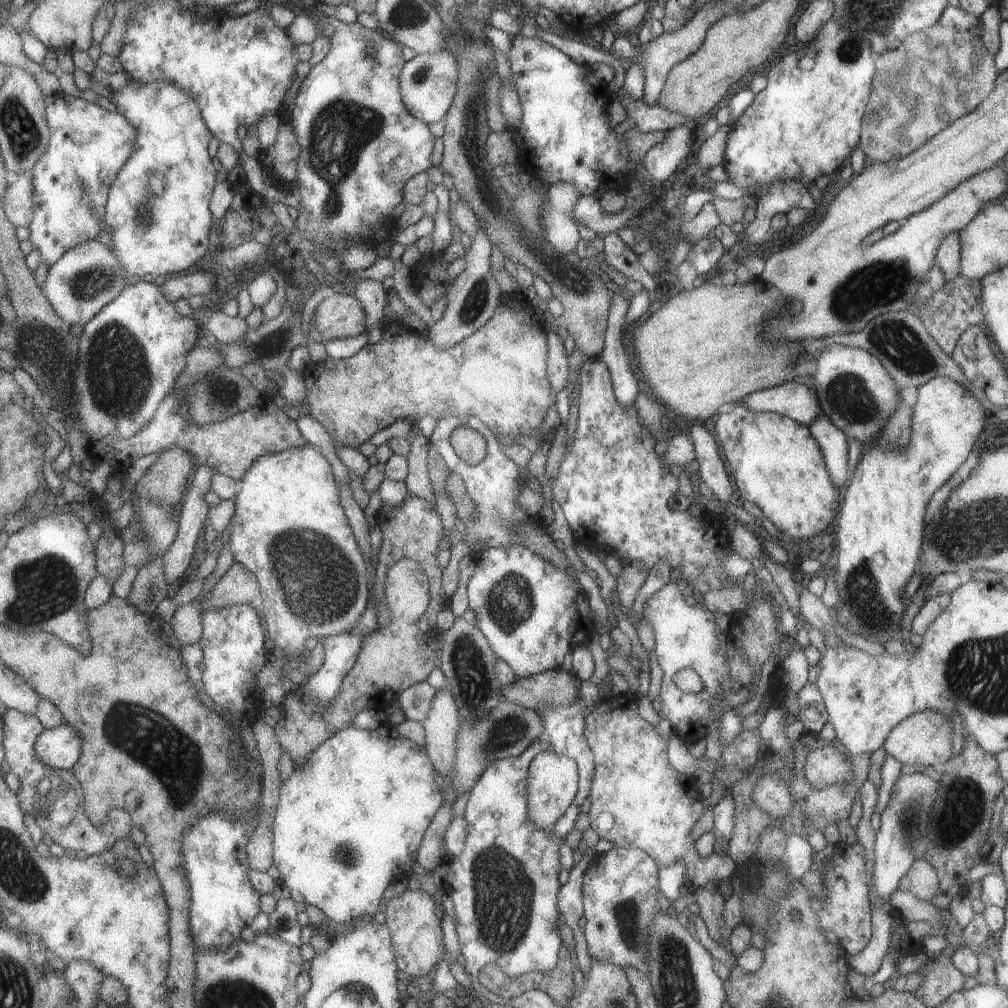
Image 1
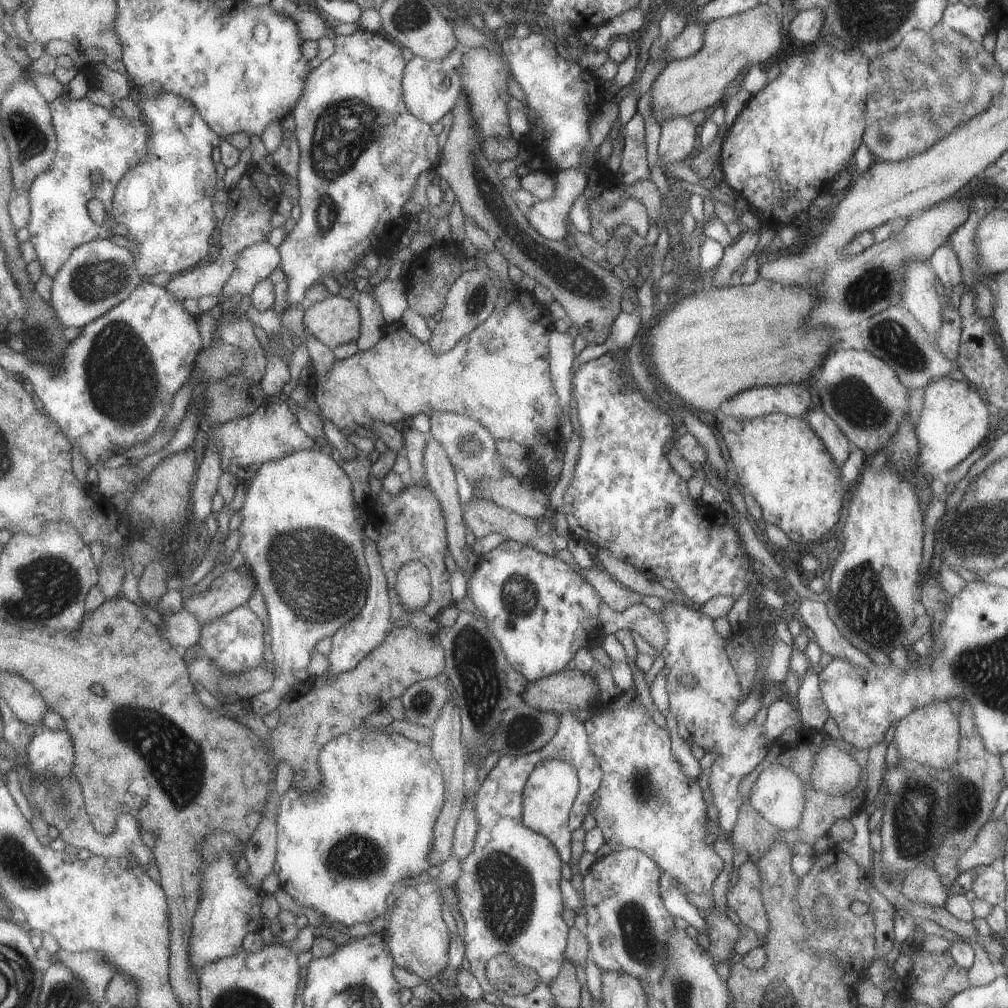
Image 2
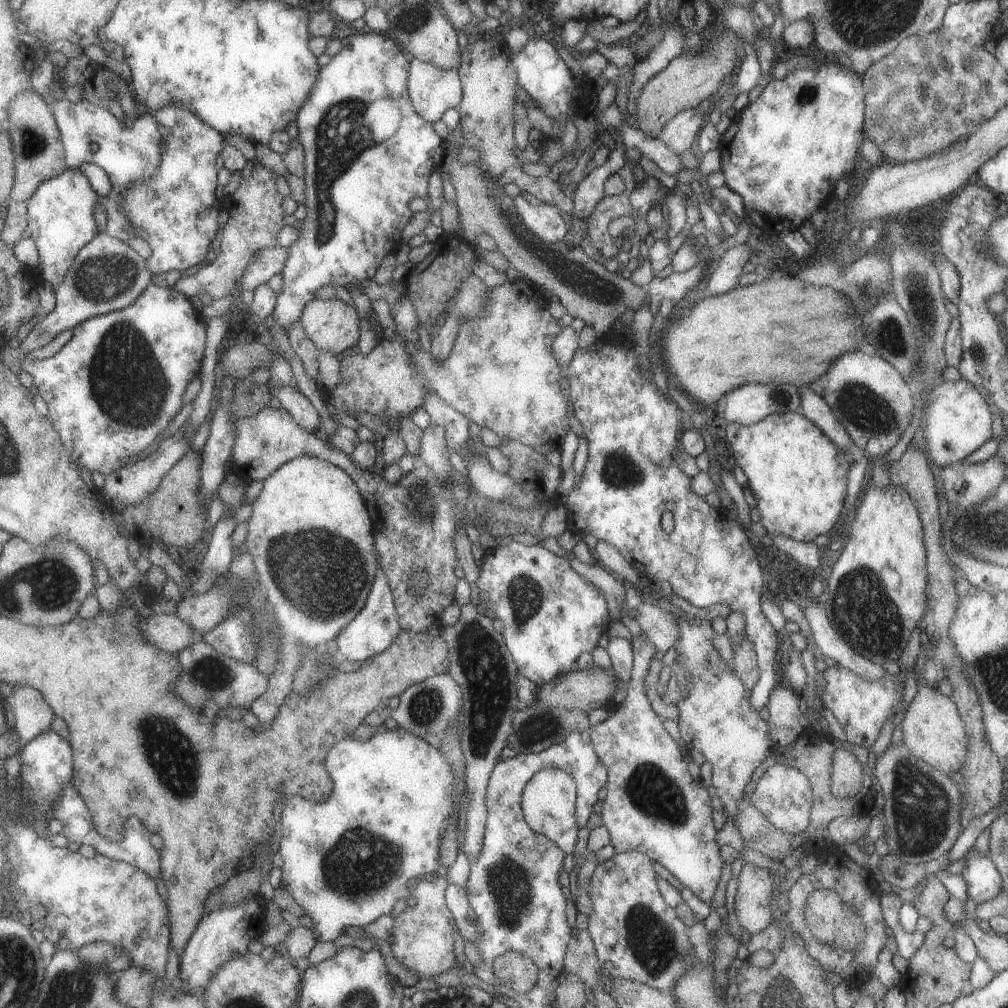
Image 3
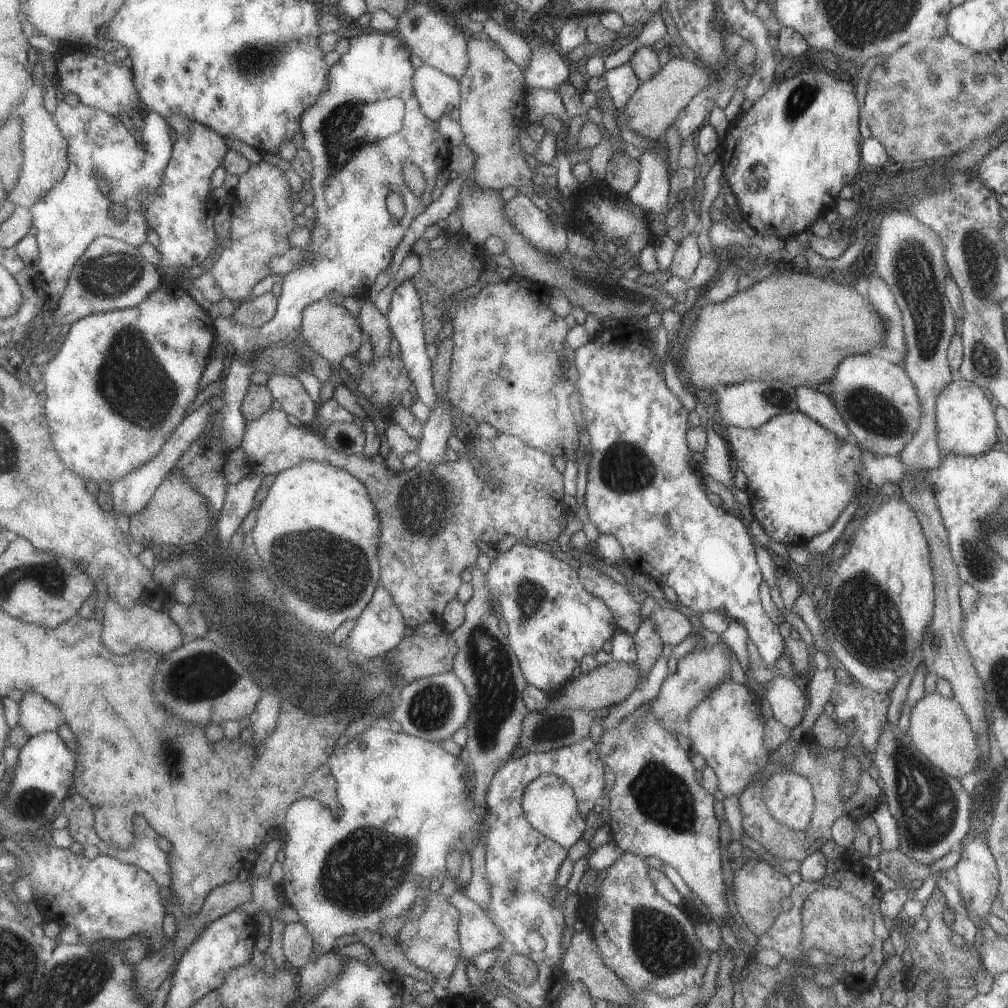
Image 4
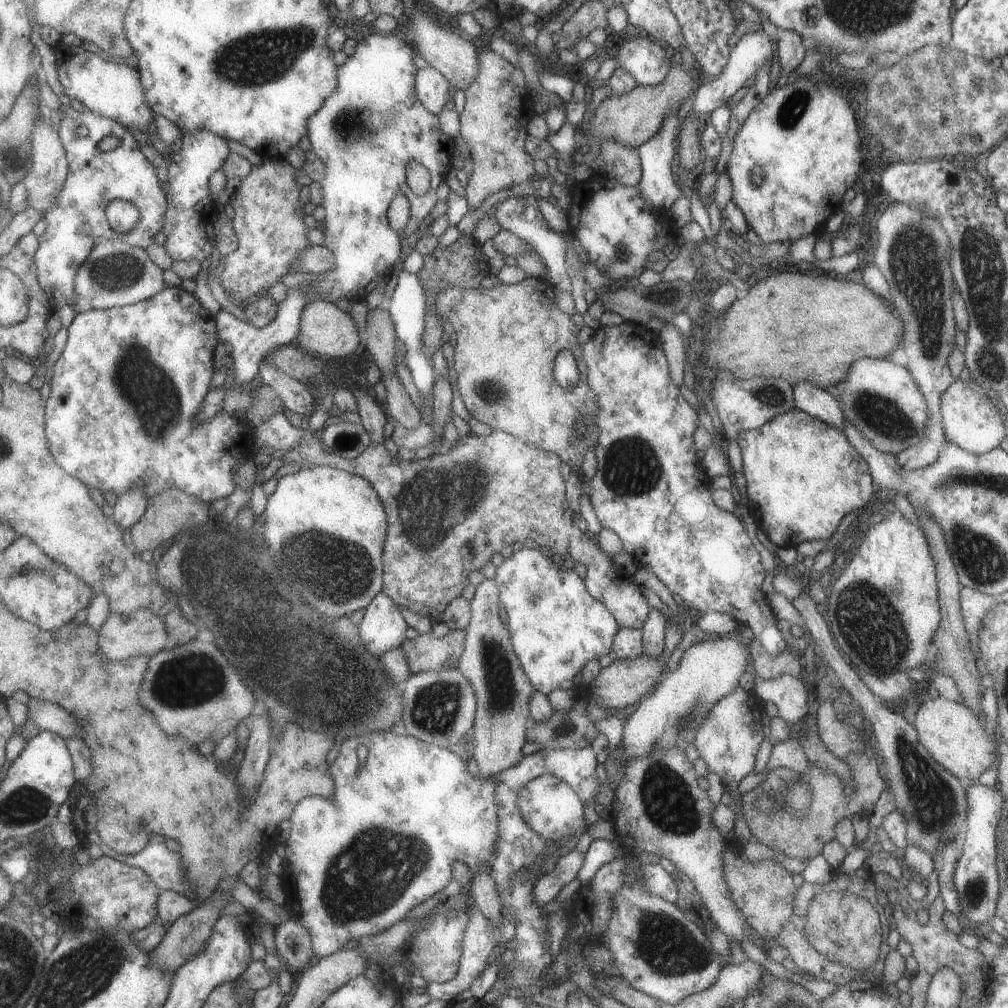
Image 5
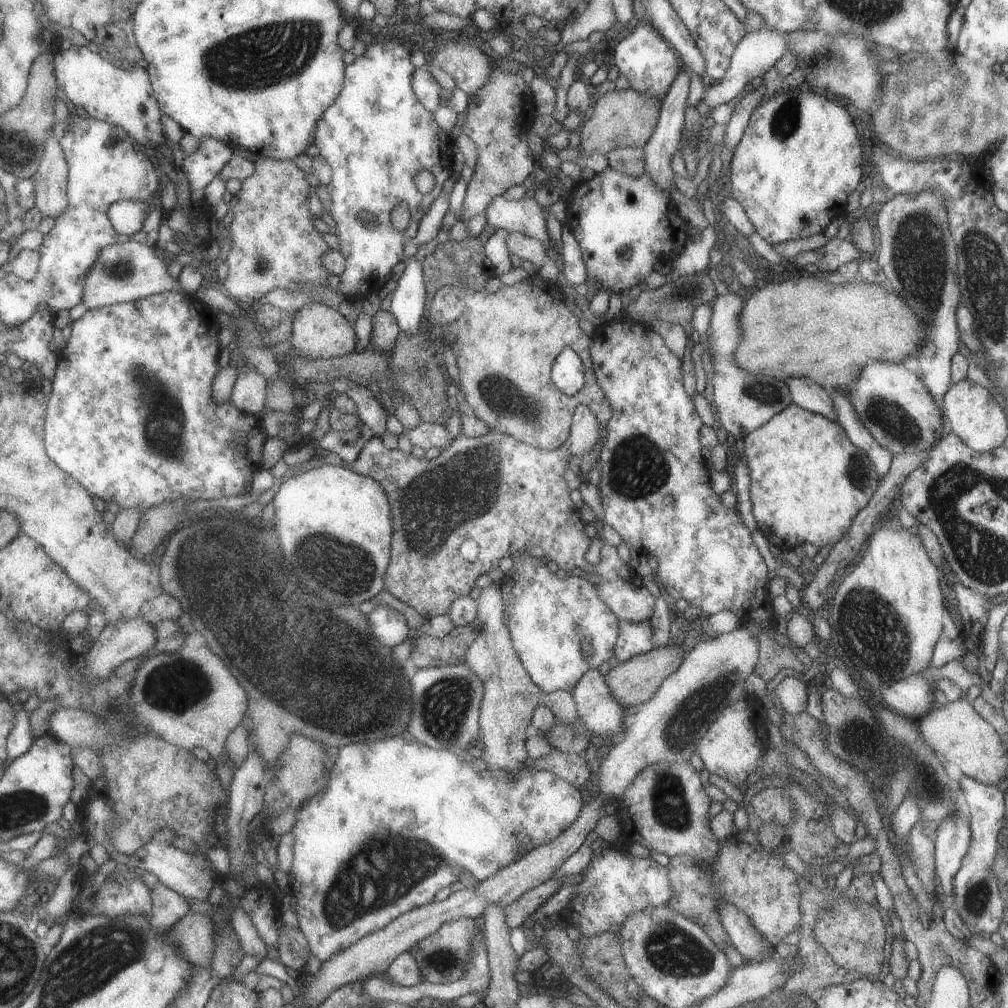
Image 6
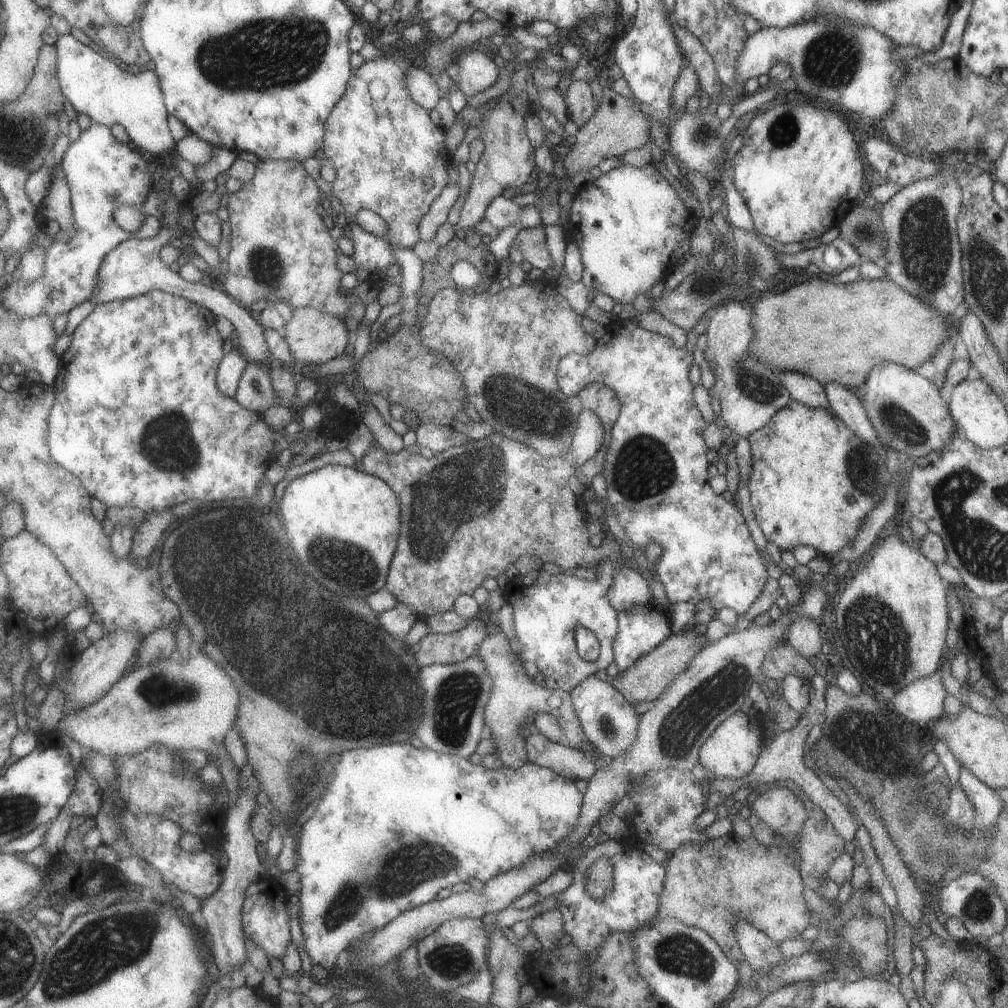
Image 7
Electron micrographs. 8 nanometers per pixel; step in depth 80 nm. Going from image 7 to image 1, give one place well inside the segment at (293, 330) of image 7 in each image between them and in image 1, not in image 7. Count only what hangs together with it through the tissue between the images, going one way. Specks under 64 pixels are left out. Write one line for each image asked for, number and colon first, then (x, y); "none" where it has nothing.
1: (339, 316)
2: (336, 321)
3: (331, 325)
4: (331, 330)
5: (327, 331)
6: (320, 331)

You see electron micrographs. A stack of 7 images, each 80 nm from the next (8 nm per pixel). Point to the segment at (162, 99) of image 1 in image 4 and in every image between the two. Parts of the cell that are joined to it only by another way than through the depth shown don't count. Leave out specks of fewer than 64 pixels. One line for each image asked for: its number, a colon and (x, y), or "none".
2: (167, 202)
3: (178, 208)
4: (183, 213)

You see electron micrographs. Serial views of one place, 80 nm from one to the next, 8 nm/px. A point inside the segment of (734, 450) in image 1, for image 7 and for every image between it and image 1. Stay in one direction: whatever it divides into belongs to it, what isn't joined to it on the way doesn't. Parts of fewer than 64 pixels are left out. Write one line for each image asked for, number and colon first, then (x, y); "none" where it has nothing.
2: (778, 458)
3: (797, 475)
4: (800, 476)
5: (803, 479)
6: (807, 481)
7: (811, 483)

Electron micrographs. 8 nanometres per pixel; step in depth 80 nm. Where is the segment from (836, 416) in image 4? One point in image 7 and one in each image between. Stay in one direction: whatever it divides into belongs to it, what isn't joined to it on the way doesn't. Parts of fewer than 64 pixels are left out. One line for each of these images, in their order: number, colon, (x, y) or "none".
5: (809, 398)
6: (804, 393)
7: (803, 389)

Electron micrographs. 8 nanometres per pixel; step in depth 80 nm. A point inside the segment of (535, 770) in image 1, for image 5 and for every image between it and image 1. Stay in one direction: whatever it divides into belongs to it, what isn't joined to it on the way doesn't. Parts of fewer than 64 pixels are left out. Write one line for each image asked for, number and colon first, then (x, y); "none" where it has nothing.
2: (549, 791)
3: (547, 802)
4: (549, 805)
5: (550, 808)

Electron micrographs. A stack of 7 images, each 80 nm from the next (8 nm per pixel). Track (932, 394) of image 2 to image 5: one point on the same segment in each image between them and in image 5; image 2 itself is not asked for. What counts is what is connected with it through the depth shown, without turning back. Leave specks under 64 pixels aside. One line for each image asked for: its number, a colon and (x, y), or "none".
3: (958, 420)
4: (965, 422)
5: (971, 420)

